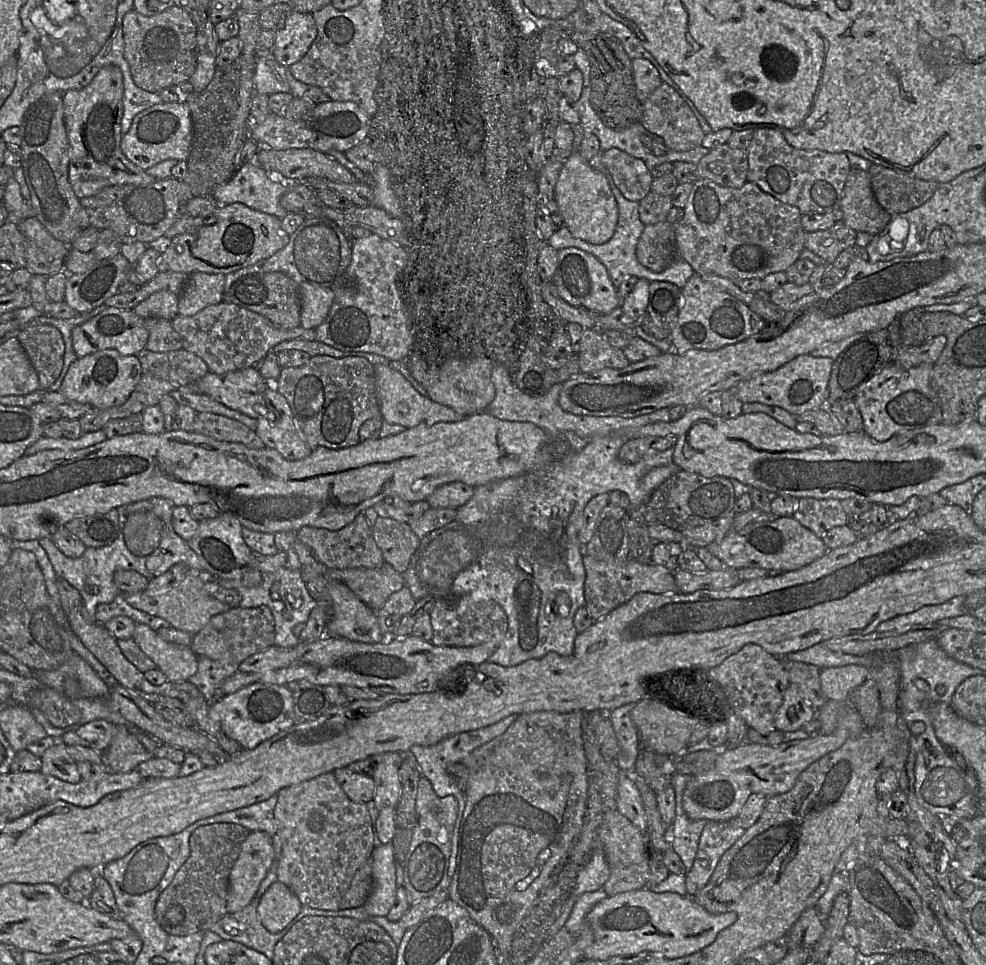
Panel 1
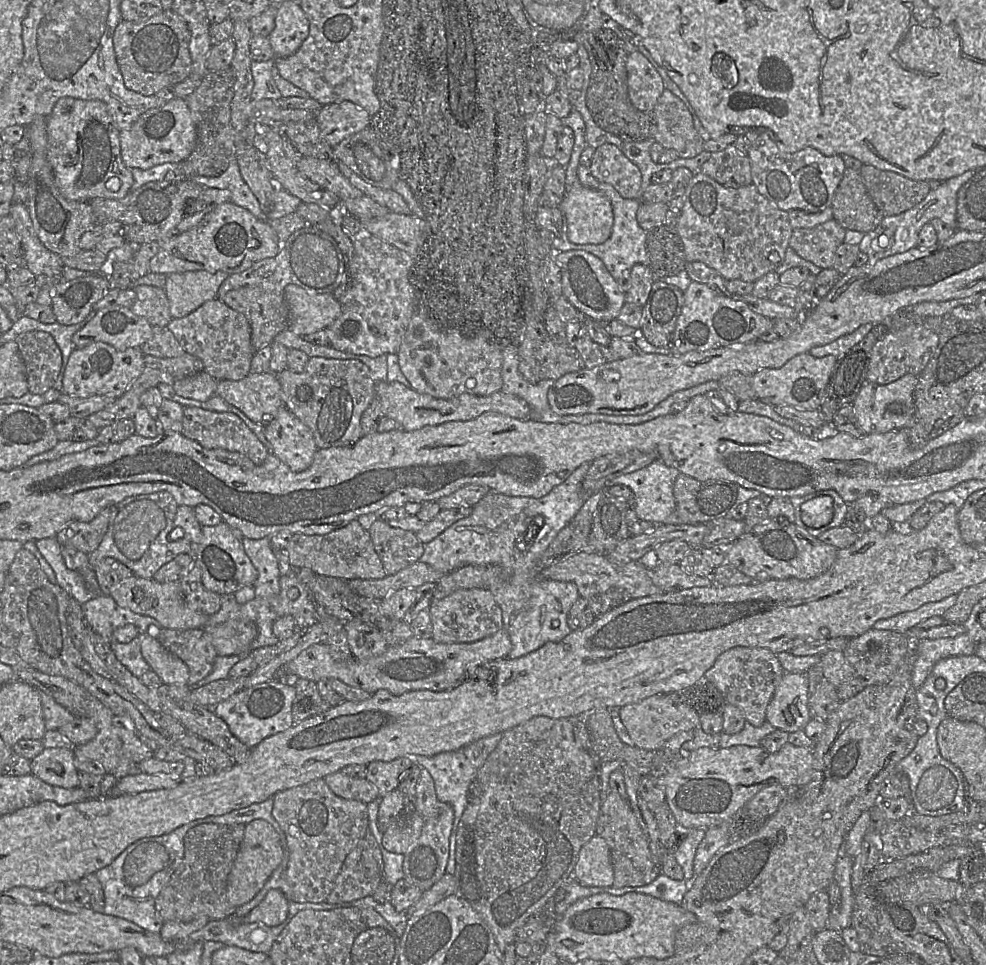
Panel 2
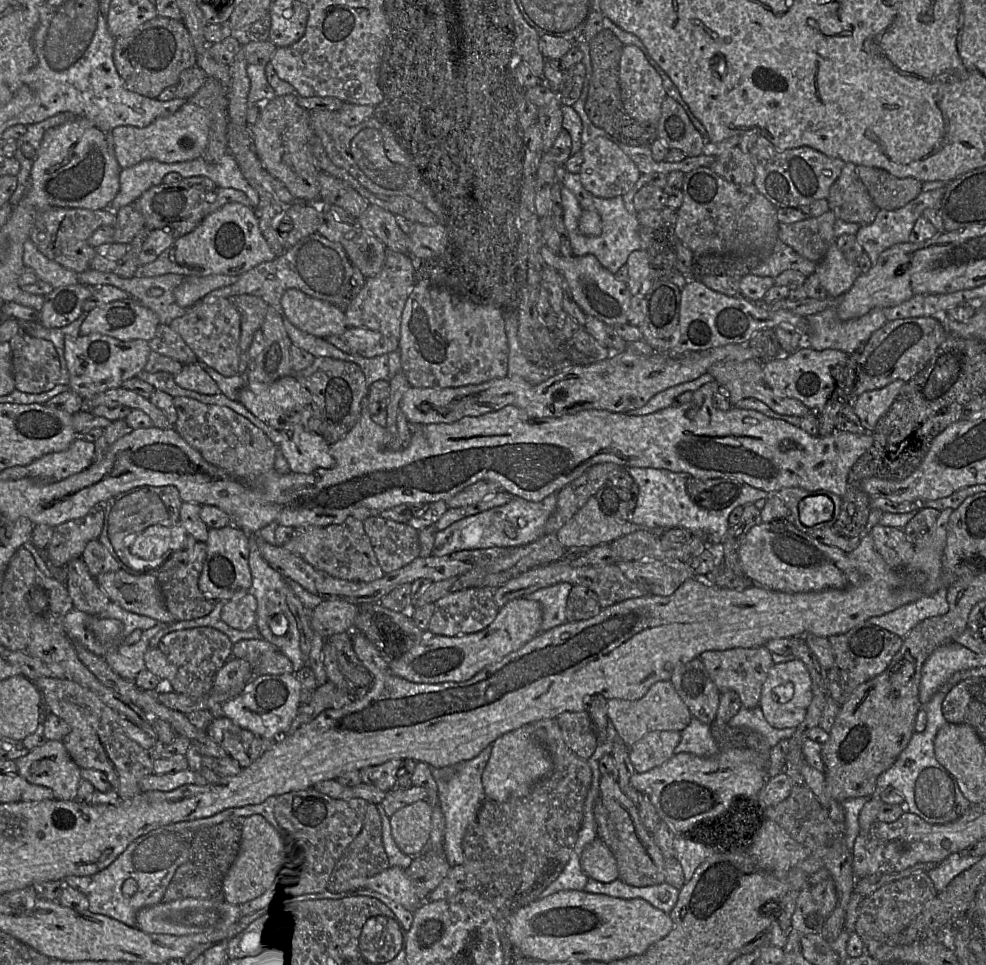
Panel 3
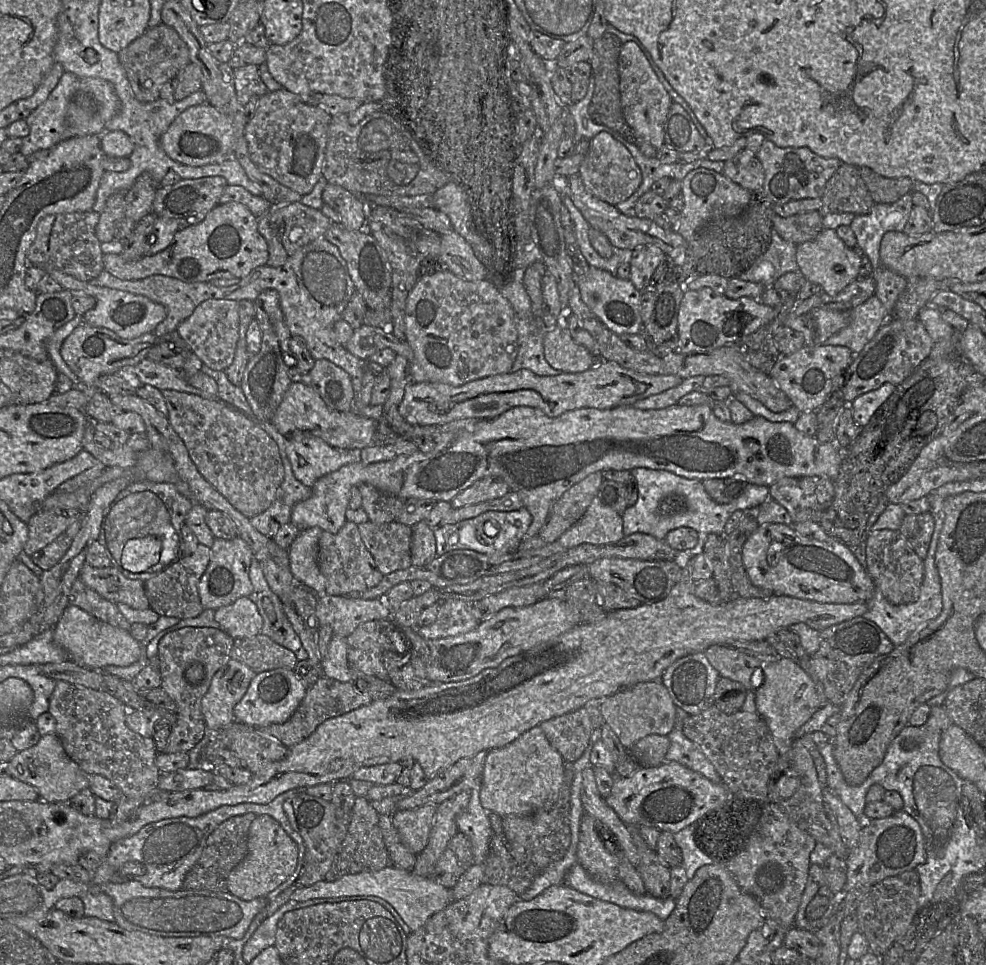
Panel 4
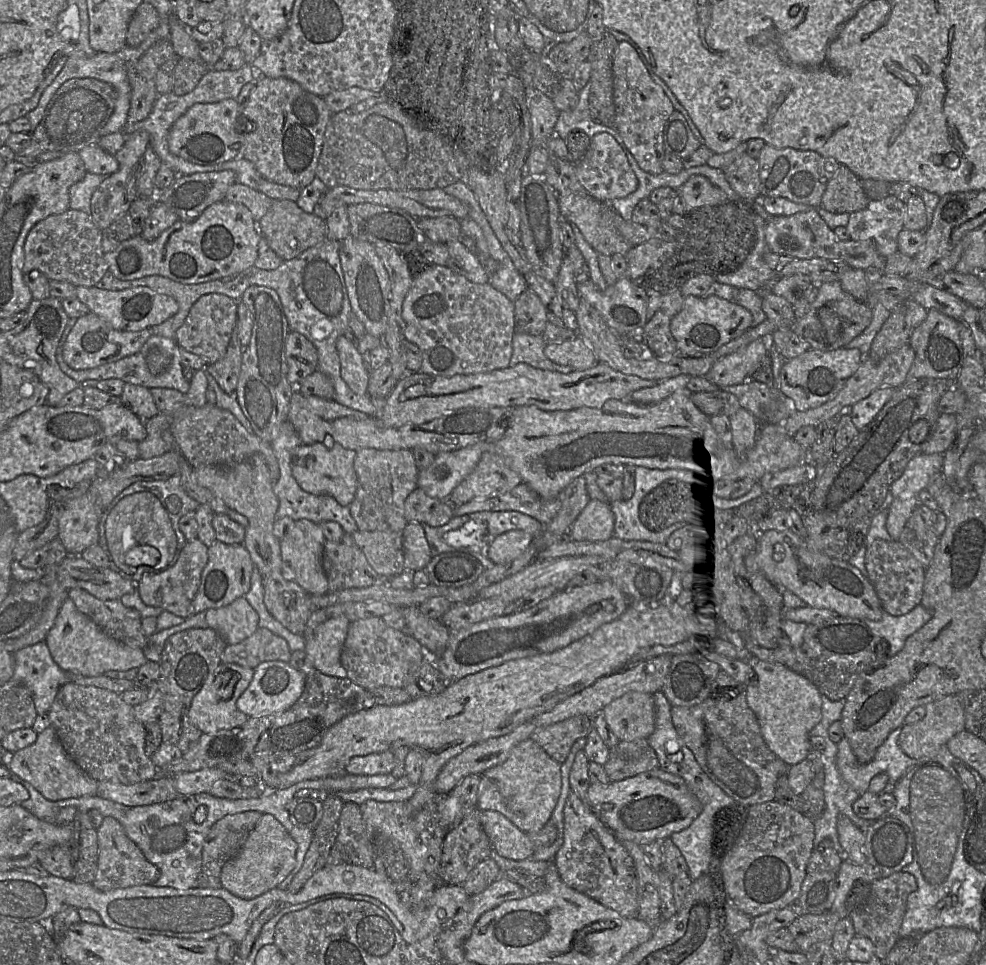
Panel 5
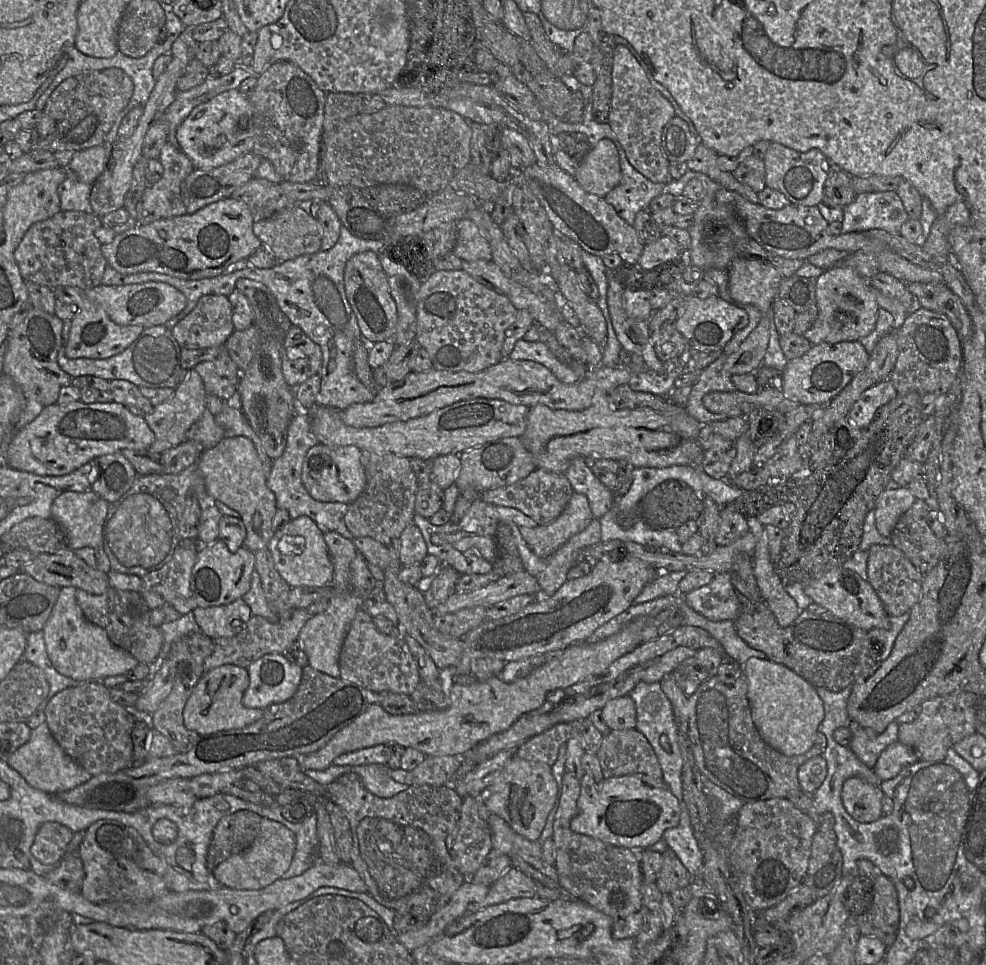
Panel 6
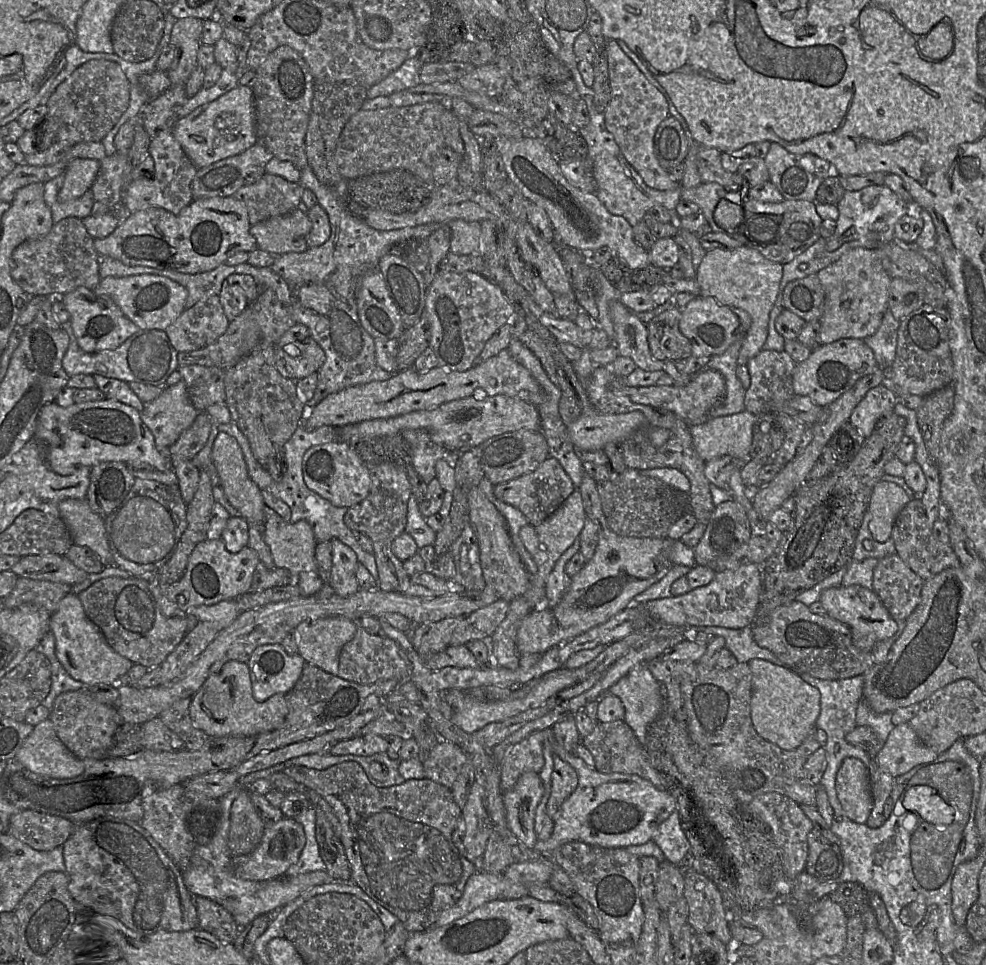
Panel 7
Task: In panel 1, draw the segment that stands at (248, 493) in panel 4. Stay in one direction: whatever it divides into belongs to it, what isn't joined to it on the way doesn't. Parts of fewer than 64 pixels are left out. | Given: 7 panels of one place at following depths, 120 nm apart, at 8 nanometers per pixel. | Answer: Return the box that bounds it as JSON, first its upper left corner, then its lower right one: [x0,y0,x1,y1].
[193,412,263,449]

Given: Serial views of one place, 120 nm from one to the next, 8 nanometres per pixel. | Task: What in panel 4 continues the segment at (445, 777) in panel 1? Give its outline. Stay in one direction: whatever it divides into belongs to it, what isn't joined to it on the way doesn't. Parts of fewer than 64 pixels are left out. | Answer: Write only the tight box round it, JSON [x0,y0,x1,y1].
[457,782,493,864]

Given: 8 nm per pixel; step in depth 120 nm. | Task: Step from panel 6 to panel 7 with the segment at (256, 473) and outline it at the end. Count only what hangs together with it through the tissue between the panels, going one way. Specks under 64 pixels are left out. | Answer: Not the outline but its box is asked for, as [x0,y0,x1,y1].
[212,432,265,524]

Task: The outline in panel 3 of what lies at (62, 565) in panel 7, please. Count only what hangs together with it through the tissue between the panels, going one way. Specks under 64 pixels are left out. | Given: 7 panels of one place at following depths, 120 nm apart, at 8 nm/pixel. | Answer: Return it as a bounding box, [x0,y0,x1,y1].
[95,570,177,622]

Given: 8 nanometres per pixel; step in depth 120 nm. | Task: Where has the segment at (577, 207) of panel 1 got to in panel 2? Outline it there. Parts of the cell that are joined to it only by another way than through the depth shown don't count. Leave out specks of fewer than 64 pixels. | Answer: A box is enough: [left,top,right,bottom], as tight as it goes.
[559,185,613,244]

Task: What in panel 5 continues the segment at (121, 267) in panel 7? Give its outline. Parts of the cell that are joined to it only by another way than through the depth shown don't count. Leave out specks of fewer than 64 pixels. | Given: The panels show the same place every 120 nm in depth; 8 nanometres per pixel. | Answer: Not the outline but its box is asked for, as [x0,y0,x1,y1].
[95,239,376,416]

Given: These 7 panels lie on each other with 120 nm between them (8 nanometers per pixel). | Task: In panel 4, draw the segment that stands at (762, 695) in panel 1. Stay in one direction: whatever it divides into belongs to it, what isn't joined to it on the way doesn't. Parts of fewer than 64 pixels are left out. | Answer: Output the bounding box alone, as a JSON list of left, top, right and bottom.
[704,644,776,691]

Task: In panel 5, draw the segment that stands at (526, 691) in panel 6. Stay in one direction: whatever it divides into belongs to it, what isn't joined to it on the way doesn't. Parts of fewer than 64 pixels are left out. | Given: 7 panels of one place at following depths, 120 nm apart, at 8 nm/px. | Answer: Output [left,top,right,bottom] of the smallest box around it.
[276,597,735,811]

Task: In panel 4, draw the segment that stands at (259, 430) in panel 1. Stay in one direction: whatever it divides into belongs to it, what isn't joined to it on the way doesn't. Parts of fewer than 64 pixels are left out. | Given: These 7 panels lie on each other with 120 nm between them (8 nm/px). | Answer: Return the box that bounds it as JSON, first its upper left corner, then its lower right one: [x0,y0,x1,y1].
[286,437,360,487]

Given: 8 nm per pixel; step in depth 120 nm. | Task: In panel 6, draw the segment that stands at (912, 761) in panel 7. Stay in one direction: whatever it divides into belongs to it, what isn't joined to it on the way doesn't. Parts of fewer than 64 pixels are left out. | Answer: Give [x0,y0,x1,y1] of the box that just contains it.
[874,741,918,781]

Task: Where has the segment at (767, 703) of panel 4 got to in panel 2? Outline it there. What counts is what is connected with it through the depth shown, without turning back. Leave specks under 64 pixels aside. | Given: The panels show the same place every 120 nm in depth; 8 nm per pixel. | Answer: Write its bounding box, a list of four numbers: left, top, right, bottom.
[766,673,813,730]

